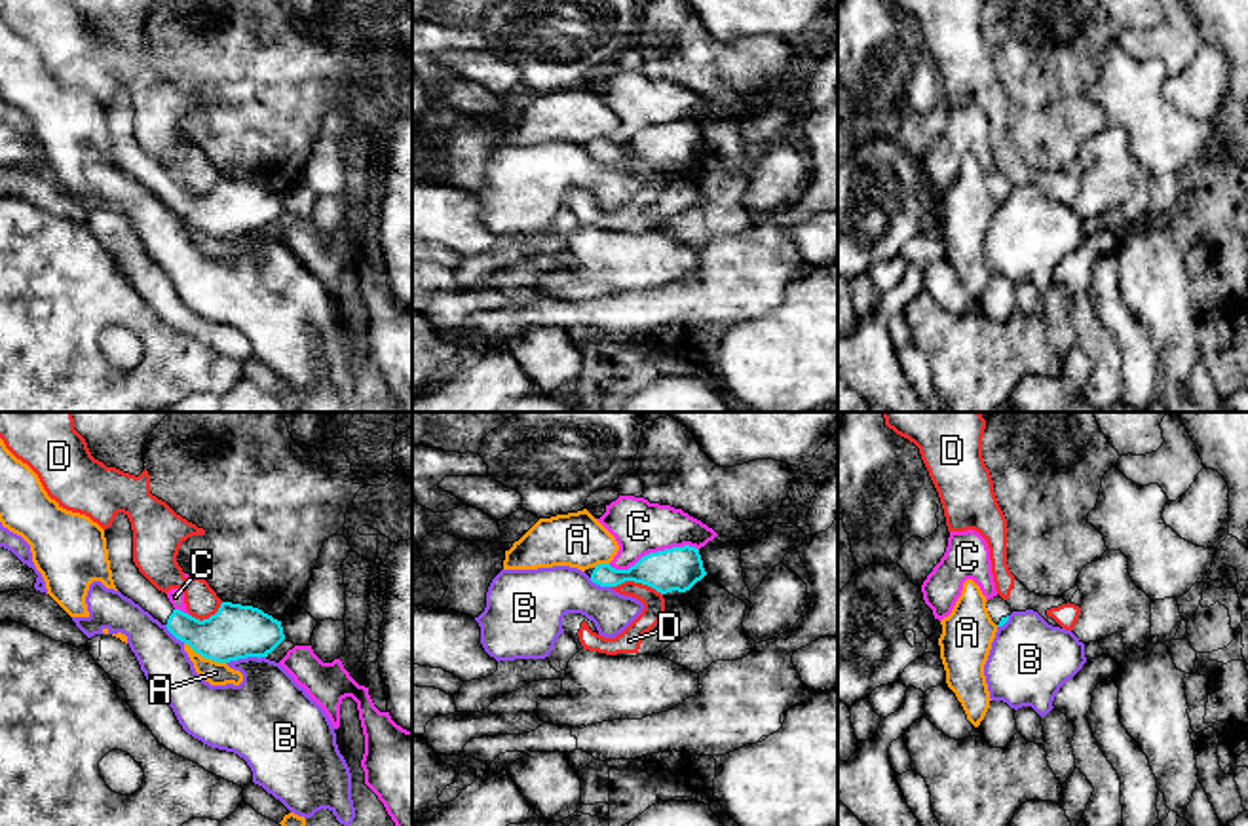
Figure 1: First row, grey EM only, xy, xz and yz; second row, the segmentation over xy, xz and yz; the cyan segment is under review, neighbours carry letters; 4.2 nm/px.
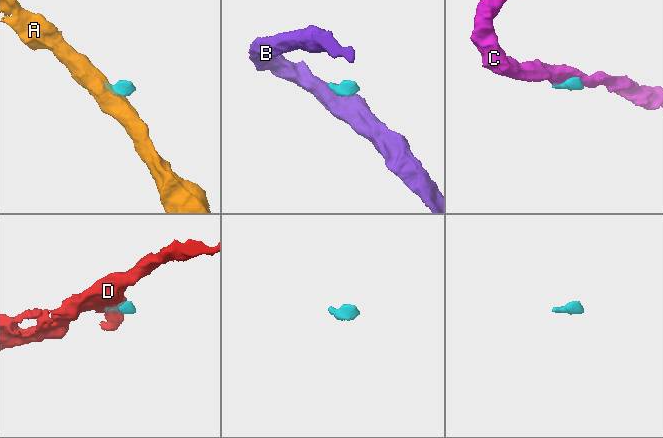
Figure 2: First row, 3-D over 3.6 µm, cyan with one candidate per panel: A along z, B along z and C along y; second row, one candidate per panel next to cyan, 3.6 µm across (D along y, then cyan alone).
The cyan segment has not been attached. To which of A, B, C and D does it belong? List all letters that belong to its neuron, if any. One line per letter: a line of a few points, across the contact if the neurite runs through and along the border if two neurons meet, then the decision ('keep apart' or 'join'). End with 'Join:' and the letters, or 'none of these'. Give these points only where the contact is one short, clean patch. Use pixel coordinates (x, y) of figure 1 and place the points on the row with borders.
A: line xy (185, 642), (202, 656), (225, 663); keep apart
B: line xy (264, 656), (238, 657), (226, 663); keep apart
C: keep apart
D: line xz (612, 585), (641, 581), (661, 595); keep apart
Join: none of these

